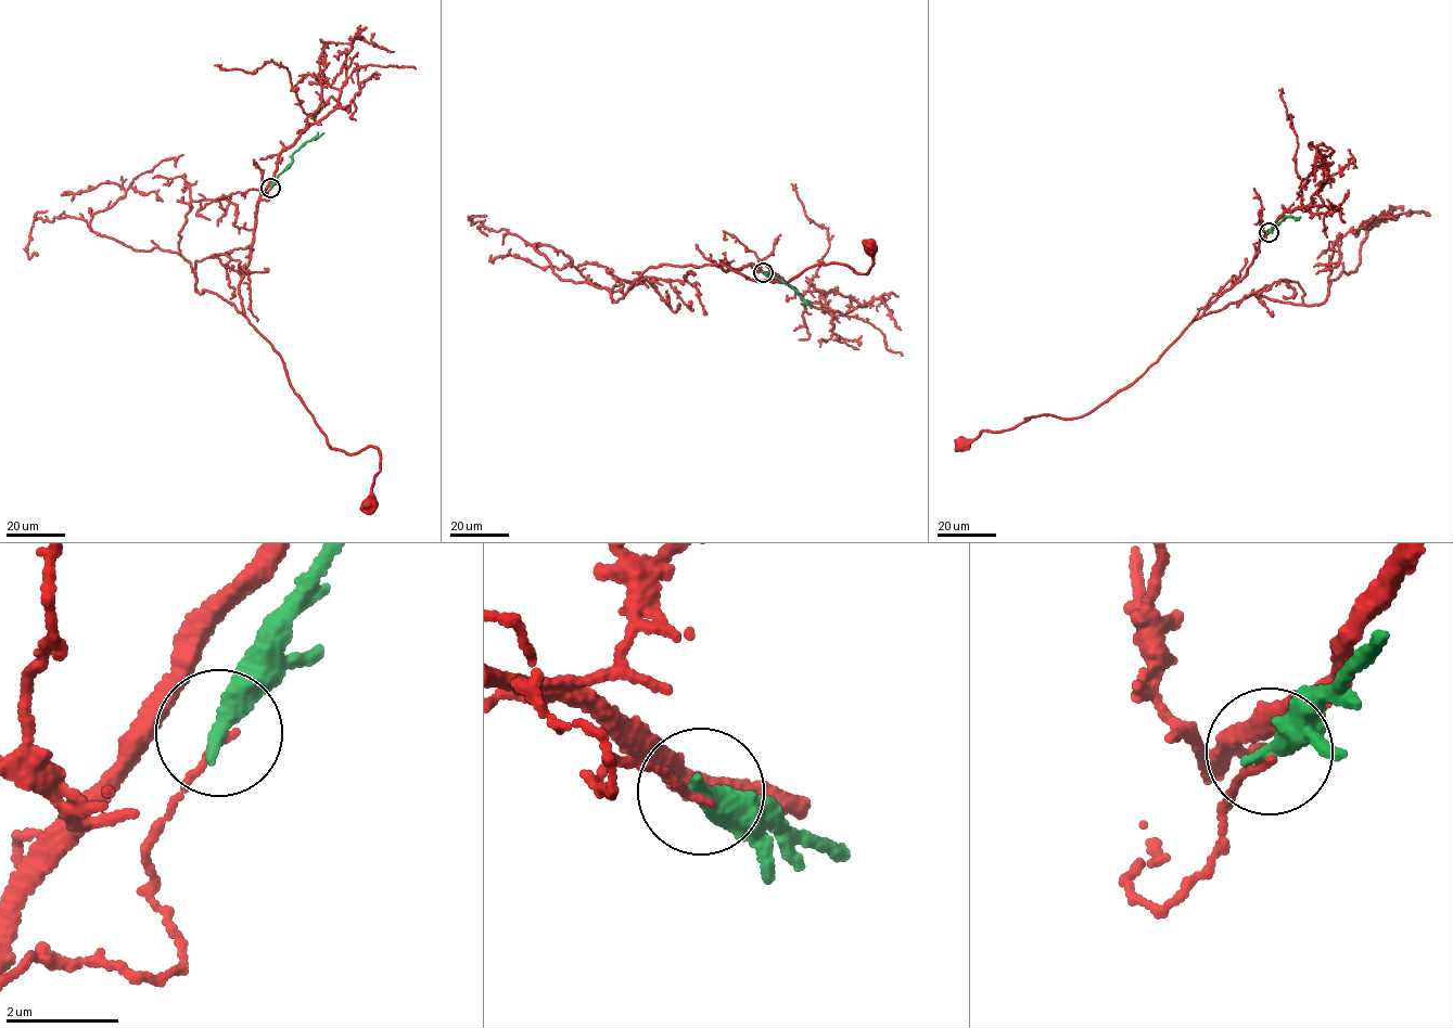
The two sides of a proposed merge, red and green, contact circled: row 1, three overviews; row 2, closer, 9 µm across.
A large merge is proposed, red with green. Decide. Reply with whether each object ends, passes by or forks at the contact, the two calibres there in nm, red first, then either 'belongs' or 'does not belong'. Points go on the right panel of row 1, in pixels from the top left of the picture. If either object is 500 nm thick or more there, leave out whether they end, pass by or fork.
red ends | green ends | 100/400 nm | does not belong

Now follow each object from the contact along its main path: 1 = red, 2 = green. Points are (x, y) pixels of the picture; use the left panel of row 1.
1: (270, 188), (268, 200), (257, 202), (239, 287), (243, 311), (281, 356), (331, 448), (378, 448), (370, 503)
2: (270, 188), (291, 164), (293, 153), (323, 132)

